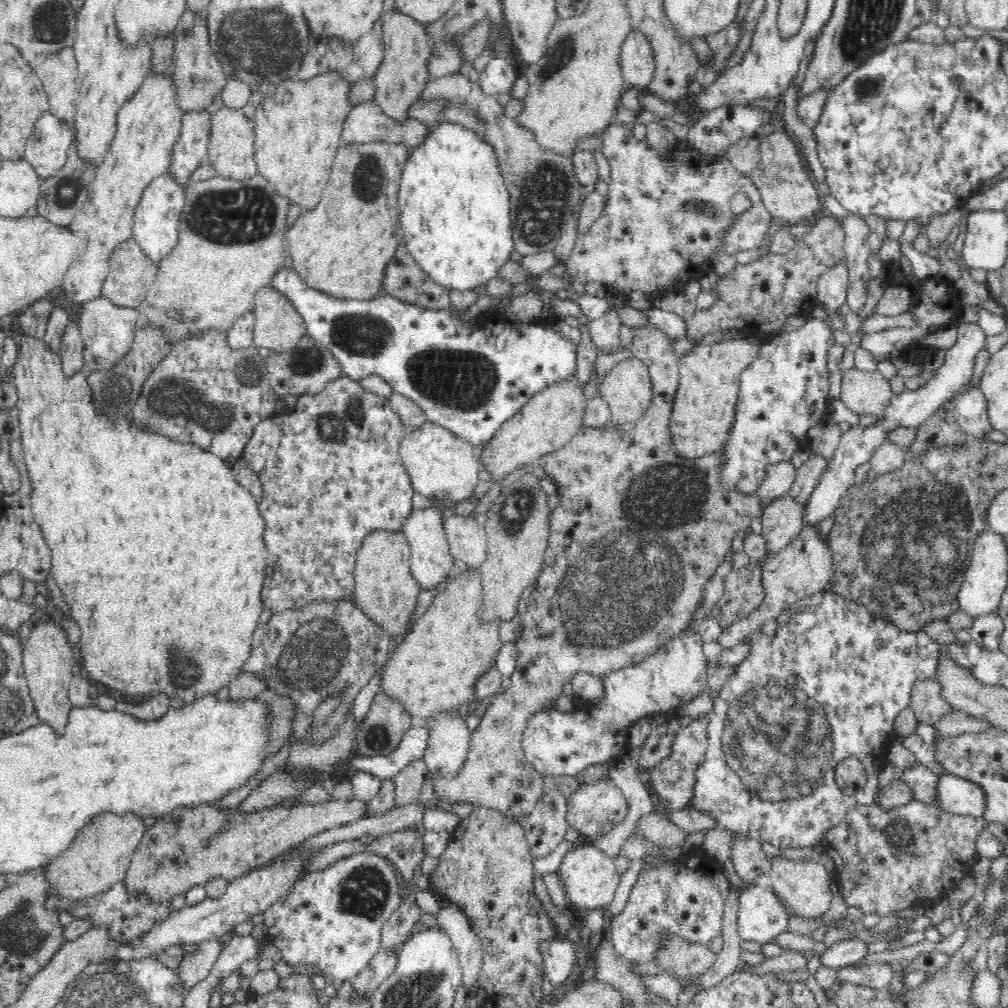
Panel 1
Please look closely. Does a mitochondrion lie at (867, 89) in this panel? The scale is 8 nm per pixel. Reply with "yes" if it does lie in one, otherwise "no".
yes

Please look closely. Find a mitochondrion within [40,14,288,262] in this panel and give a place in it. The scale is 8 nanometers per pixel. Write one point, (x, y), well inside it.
(246, 216)

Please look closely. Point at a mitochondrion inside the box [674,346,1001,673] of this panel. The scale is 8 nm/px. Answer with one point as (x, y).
(896, 535)

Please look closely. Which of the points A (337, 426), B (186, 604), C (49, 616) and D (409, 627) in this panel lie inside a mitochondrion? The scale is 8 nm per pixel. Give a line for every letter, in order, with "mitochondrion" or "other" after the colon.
A: mitochondrion
B: other
C: other
D: other

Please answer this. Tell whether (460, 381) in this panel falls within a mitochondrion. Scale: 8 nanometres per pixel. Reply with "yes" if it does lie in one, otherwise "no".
yes

